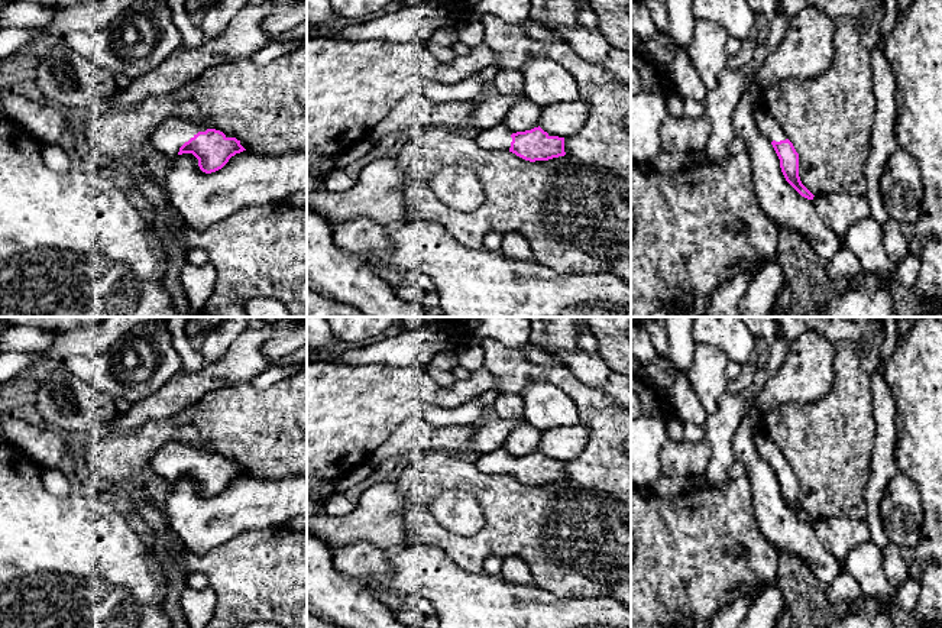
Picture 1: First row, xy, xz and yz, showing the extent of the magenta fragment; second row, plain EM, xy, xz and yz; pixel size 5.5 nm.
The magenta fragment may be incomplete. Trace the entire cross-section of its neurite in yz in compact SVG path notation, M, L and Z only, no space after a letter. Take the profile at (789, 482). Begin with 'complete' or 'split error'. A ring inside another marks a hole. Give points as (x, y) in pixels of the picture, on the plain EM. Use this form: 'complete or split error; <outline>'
split error; M757 424L754 441L760 457L768 463L780 483L780 492L786 505L805 522L813 524L813 518L802 508L799 501L799 478L793 467L786 462L776 443Z

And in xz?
split error; M502 446L482 453L476 460L478 470L488 475L509 475L517 480L535 486L564 480L564 462L553 460L540 450L512 457Z

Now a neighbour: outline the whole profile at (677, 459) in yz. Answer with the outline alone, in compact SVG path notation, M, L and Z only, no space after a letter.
M705 438L697 443L666 440L658 460L661 475L690 479L705 473L710 462L710 447Z

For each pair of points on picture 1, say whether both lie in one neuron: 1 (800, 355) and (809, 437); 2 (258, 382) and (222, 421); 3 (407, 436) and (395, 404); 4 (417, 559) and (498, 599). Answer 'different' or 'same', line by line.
1: different
2: different
3: different
4: same

